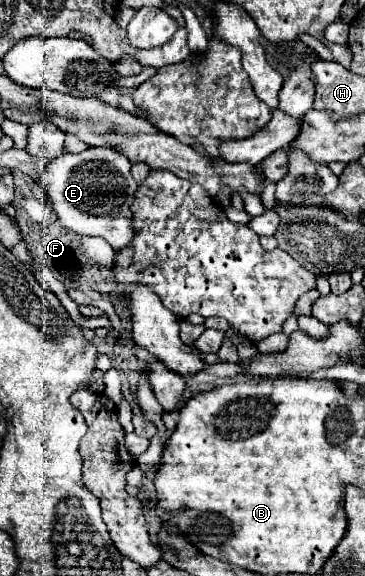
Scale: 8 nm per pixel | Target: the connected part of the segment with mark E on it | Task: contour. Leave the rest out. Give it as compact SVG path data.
M86 149L78 155L56 157L44 171L46 197L64 227L90 237L102 237L114 251L122 251L134 239L130 203L136 193L136 181L130 175L130 161L112 149Z

